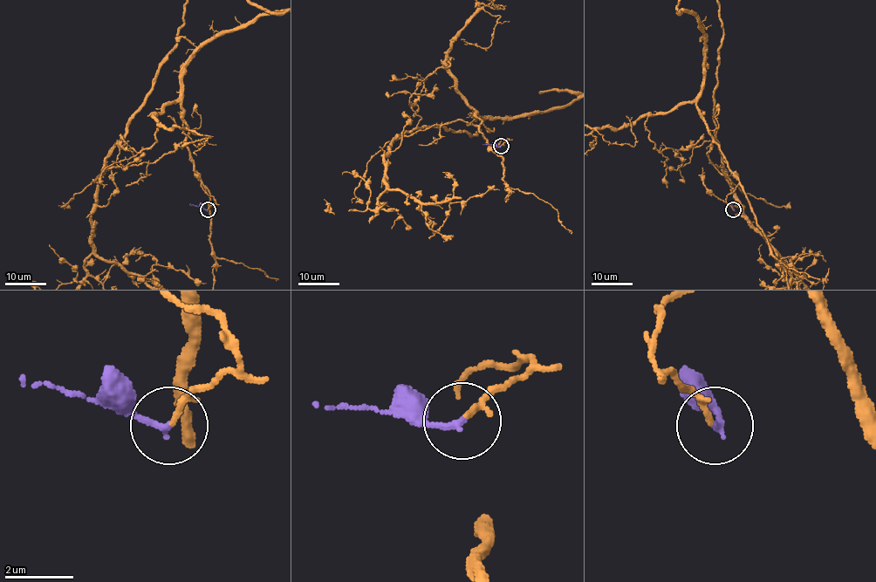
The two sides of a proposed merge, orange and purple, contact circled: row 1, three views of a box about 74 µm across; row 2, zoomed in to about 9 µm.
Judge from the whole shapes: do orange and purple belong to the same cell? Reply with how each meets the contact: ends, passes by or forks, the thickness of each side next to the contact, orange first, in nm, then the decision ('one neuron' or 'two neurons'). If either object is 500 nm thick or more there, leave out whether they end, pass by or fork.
orange passes by; purple ends there; 110 nm thick on the orange side, 190 nm on the other; one neuron

